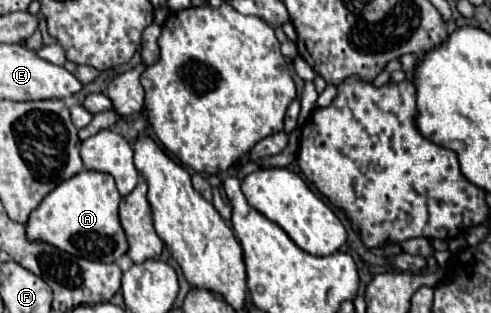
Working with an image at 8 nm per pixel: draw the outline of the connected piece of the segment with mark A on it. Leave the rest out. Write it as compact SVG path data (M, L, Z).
M83 170L73 178L61 182L53 192L49 192L37 210L29 216L27 236L29 240L41 238L59 250L65 250L73 256L95 260L95 262L115 262L127 254L129 242L119 224L119 192L115 180L109 174Z

